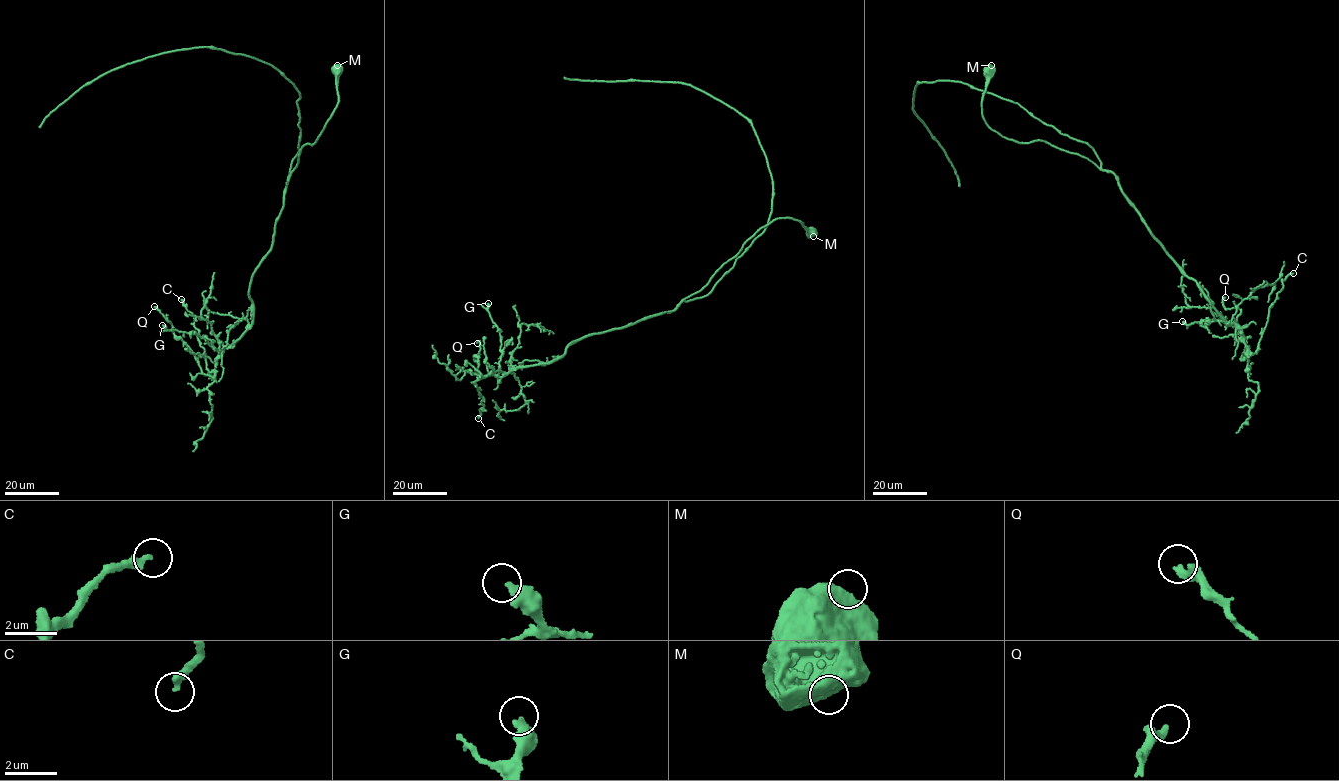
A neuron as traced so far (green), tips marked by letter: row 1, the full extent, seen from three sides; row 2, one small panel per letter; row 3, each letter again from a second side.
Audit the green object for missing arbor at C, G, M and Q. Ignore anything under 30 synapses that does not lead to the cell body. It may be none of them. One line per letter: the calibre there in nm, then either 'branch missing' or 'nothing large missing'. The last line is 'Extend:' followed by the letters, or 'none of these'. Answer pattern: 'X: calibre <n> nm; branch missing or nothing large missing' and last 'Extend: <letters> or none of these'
C: calibre 300 nm; nothing large missing
G: calibre 360 nm; nothing large missing
M: calibre 950 nm; nothing large missing
Q: calibre 280 nm; nothing large missing
Extend: none of these

